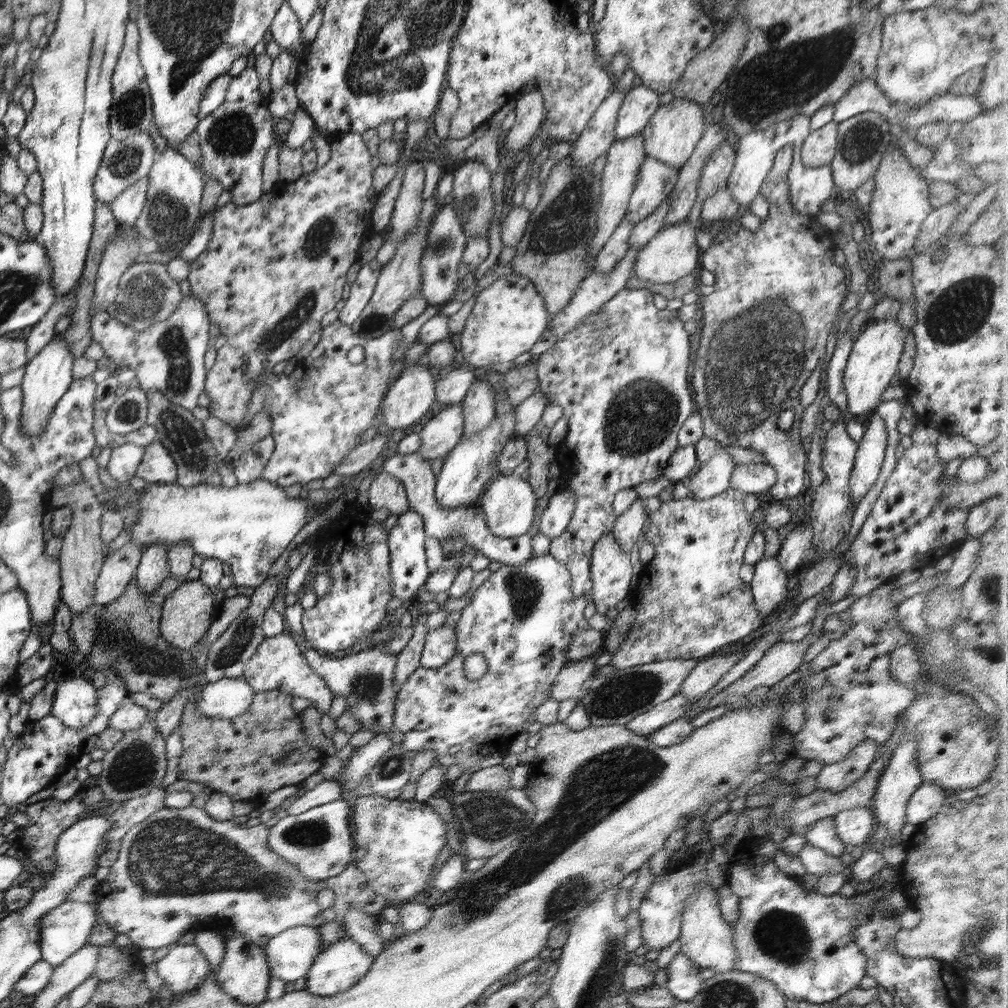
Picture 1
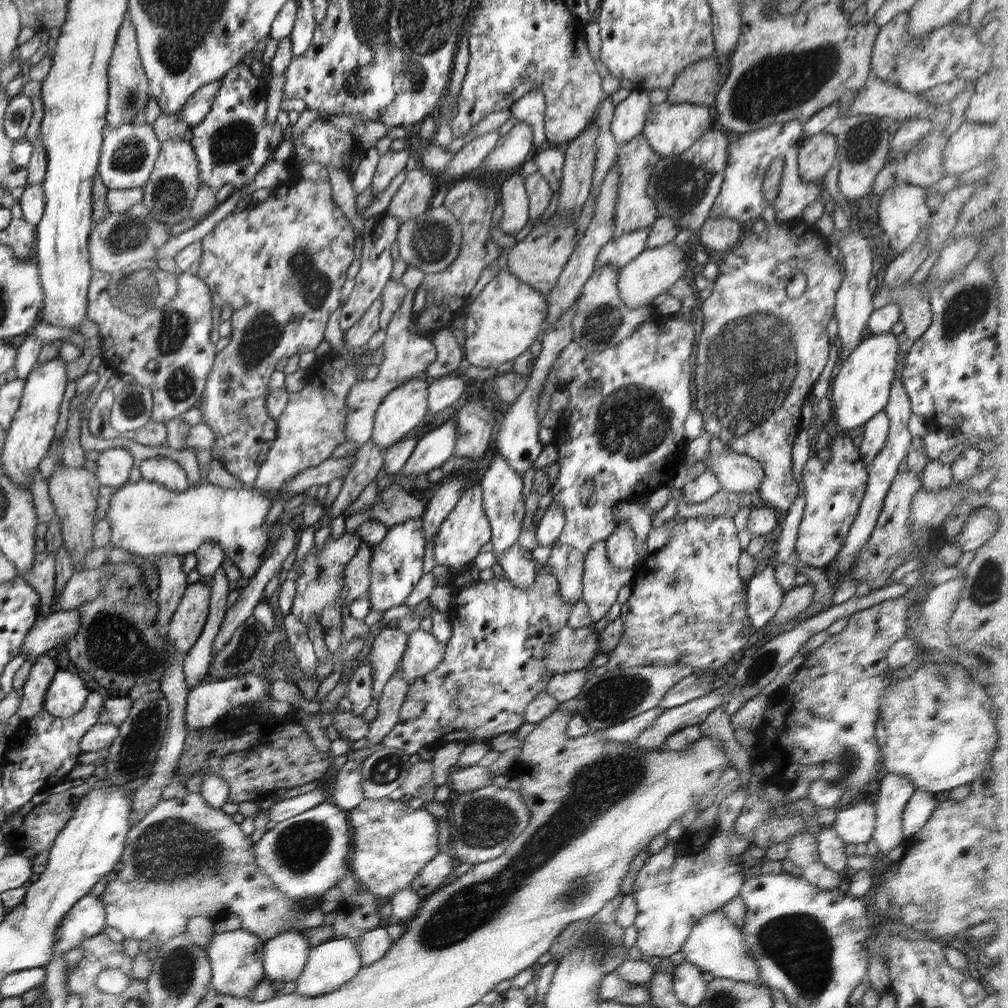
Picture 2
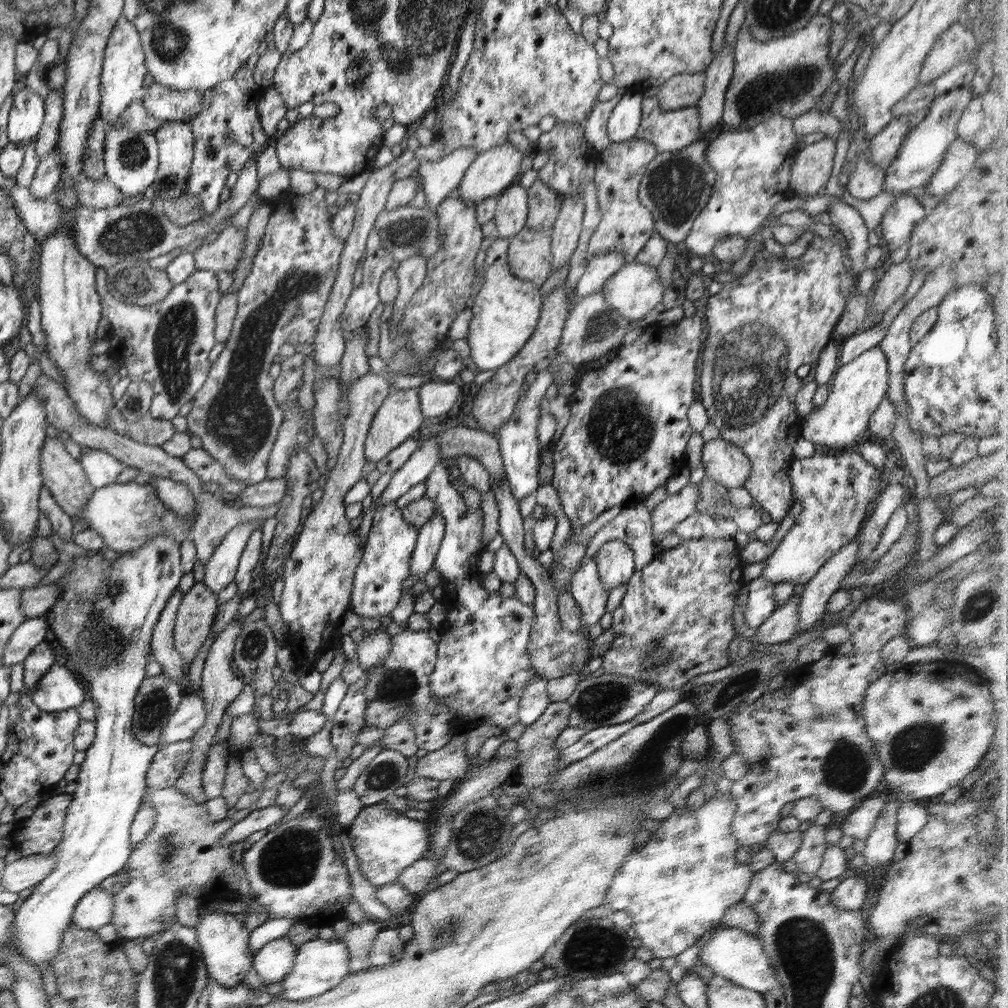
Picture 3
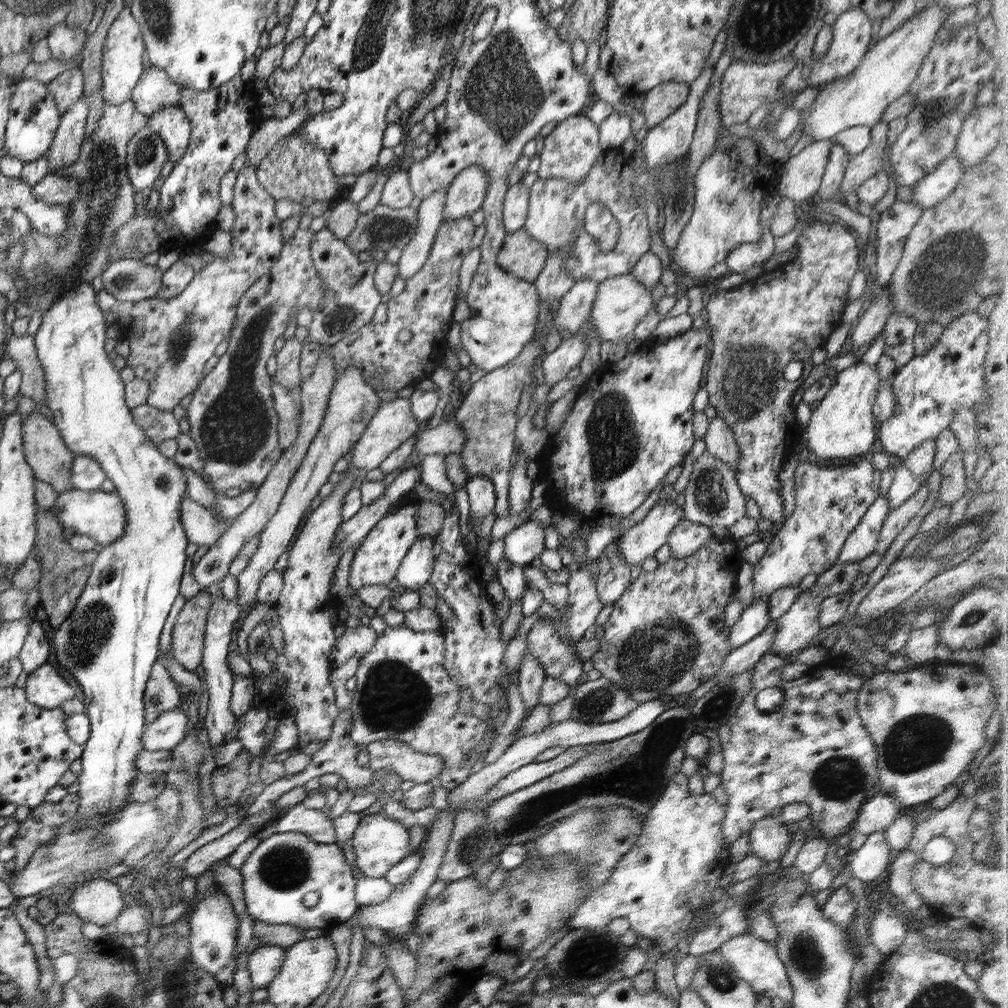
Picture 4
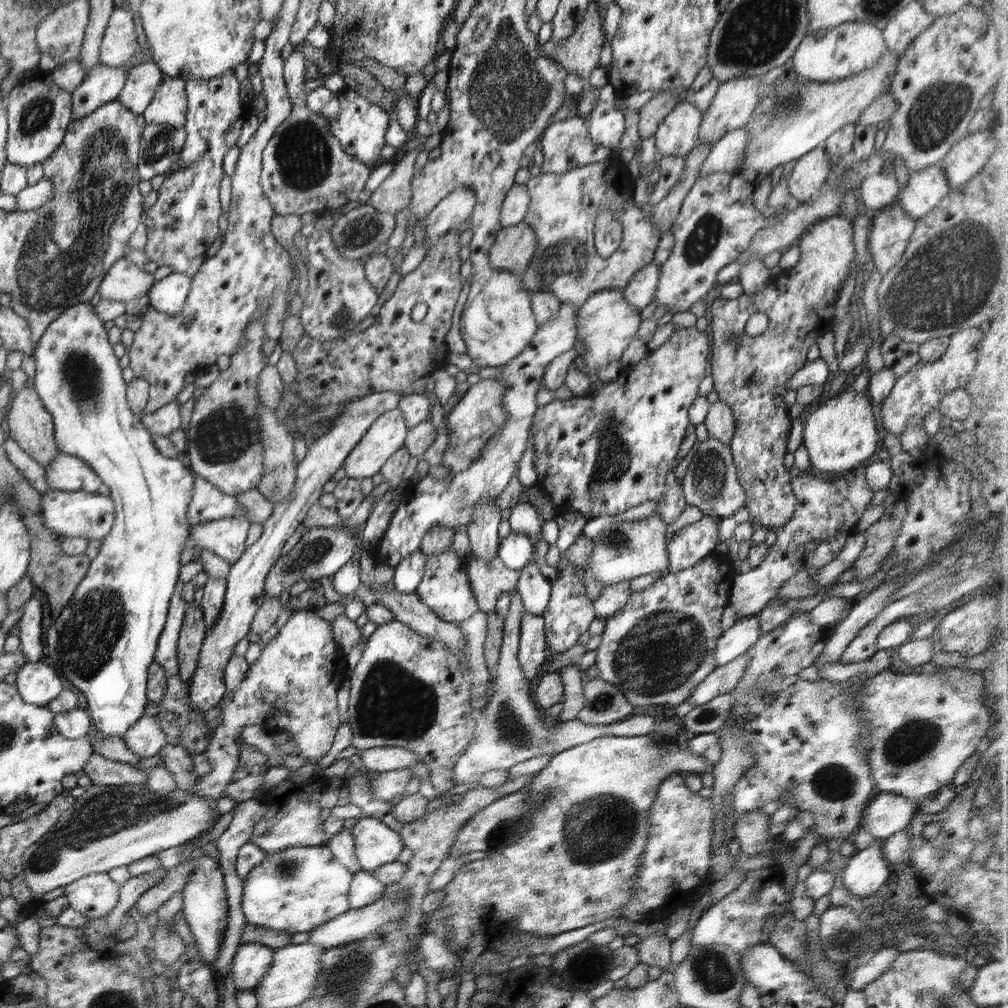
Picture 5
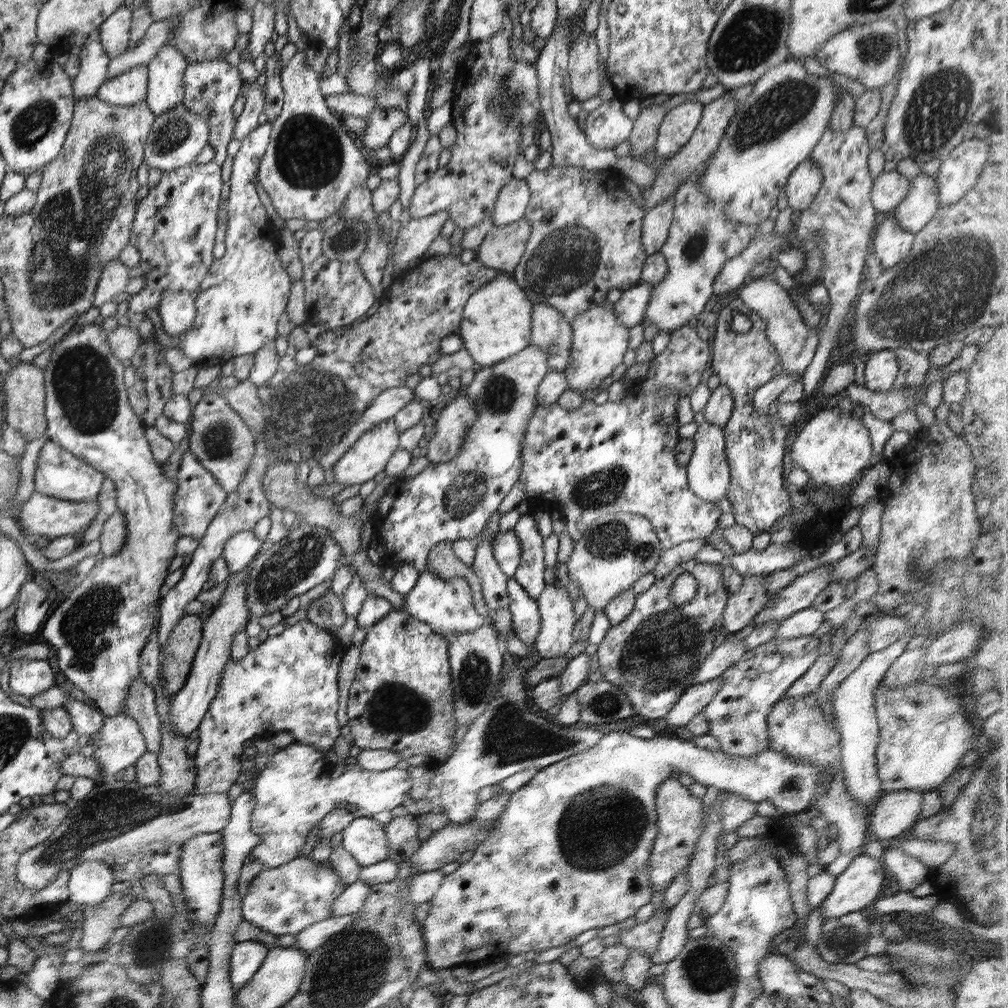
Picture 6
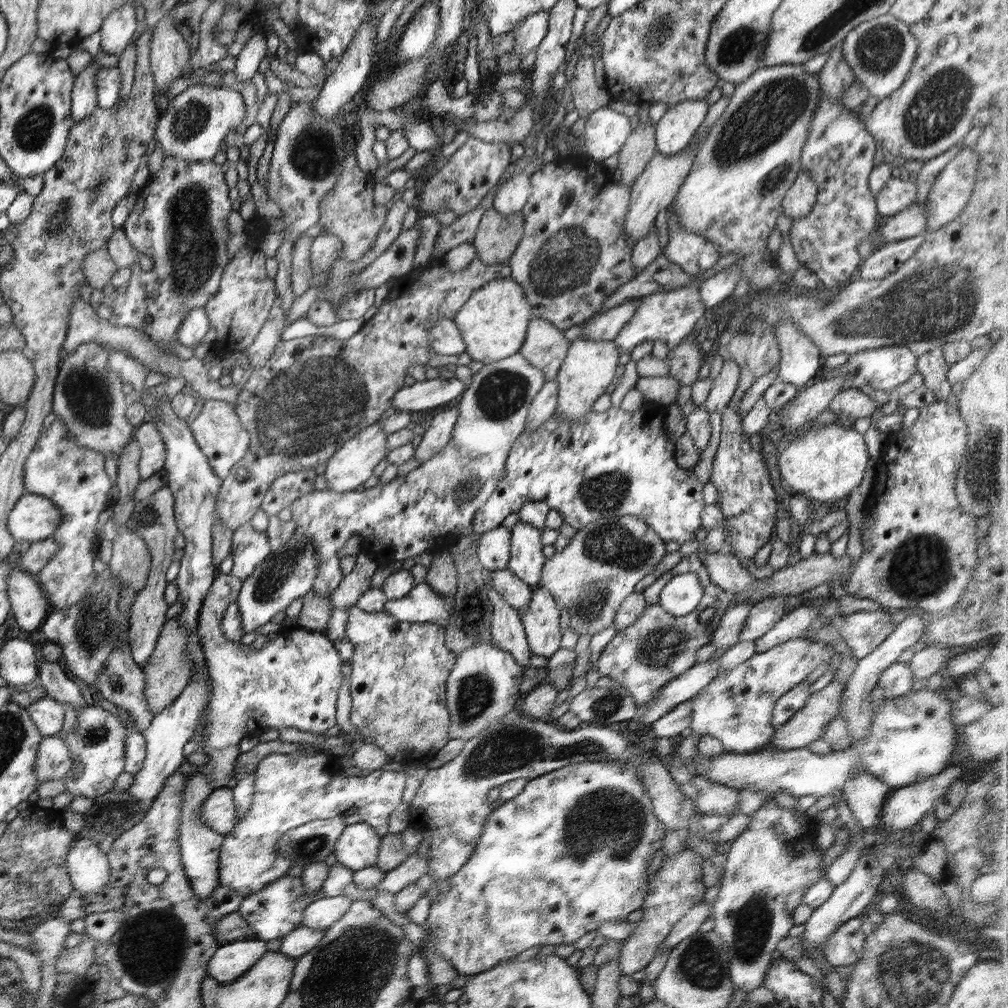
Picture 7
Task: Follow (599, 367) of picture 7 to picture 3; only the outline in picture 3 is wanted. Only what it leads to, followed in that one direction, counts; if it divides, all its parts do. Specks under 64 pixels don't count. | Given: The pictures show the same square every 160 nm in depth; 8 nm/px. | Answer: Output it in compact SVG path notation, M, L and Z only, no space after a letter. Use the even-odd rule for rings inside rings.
M634 260L622 265L622 268L615 272L601 290L606 298L606 304L622 318L640 320L663 302L664 285L658 278L656 267L639 263Z

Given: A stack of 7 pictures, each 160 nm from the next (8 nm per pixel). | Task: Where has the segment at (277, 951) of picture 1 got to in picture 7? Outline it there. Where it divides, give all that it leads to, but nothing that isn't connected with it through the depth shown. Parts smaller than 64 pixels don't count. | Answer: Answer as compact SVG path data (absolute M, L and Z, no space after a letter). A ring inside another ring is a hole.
M240 940L218 947L207 964L207 974L220 984L232 984L268 952L267 942Z

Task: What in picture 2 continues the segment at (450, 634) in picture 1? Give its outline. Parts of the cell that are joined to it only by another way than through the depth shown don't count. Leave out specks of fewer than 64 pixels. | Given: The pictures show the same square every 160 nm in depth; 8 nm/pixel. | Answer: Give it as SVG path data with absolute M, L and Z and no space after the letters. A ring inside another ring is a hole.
M415 630L408 635L407 649L398 671L410 684L427 672L432 672L442 662L444 655L445 644L442 644L434 633Z

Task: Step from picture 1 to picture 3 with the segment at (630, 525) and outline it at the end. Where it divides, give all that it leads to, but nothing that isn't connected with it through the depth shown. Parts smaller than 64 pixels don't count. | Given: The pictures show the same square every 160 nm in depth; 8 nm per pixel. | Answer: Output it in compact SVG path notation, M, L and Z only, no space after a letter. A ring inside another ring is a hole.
M621 540L605 542L593 558L599 570L600 582L609 591L626 585L637 572L633 550Z

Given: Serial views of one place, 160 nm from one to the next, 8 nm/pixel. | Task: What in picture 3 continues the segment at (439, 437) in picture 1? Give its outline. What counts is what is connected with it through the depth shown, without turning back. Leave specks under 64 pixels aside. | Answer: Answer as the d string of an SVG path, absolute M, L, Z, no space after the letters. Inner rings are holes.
M430 438L410 456L402 468L392 475L388 486L378 499L378 507L396 502L412 486L426 481L439 462L441 462L441 458L438 440Z

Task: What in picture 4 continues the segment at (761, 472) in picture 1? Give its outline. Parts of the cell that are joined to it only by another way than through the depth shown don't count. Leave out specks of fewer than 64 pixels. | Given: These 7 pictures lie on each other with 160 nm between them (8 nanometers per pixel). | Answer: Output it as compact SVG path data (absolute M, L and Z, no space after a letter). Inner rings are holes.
M716 416L709 422L703 440L706 443L706 453L727 464L730 470L737 470L740 459L738 444L735 442L734 433L721 416Z

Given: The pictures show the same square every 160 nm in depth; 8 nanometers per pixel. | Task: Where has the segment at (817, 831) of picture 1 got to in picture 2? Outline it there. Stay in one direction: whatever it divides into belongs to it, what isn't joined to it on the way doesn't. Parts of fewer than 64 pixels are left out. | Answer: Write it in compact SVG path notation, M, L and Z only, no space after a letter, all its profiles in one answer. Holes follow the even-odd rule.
M822 828L818 832L815 841L817 843L817 850L819 856L819 863L825 865L832 872L838 874L848 874L846 854L847 845L838 837L834 828Z

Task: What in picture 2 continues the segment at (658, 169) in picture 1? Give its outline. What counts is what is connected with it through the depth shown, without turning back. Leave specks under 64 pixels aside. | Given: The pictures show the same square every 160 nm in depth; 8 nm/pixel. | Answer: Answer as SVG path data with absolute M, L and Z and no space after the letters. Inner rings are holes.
M640 134L620 146L617 159L612 167L618 167L620 171L620 184L618 198L615 208L615 229L614 237L622 236L627 232L634 232L643 228L650 228L657 219L657 208L654 200L646 192L648 181L652 176L652 171L661 156L650 148L647 138Z

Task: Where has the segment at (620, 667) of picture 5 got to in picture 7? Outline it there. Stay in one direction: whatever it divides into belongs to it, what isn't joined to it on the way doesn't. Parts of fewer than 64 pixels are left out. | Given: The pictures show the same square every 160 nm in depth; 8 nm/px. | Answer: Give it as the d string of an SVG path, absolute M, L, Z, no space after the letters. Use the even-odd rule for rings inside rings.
M696 553L690 557L682 556L676 566L644 590L643 598L645 598L646 606L644 606L642 614L630 626L620 629L612 635L611 641L606 648L602 649L597 661L601 676L608 676L614 684L625 688L637 706L647 706L653 702L659 690L666 683L696 664L698 650L711 642L712 632L716 630L728 605L733 602L733 596L724 593L722 588L710 581L702 557ZM686 573L698 575L703 587L703 597L690 614L674 616L662 608L659 601L660 592L673 576ZM706 608L714 608L716 612L710 621L701 622L700 612Z

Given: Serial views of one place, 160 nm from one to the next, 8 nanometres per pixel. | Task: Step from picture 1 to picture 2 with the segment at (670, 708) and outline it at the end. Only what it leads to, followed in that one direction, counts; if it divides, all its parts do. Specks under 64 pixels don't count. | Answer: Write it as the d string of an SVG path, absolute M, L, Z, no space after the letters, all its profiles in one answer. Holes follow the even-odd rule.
M656 707L646 712L637 714L632 718L626 719L620 724L611 726L600 730L601 735L609 741L618 741L625 743L632 743L644 732L646 729L650 728L656 722L657 718L663 714L665 708Z

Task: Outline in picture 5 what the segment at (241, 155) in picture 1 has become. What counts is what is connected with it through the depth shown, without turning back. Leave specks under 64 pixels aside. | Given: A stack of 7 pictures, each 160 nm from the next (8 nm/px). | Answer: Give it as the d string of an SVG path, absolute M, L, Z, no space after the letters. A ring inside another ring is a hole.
M231 69L222 76L215 76L210 80L190 79L185 82L187 102L187 122L185 122L185 146L181 150L181 161L186 164L184 169L167 173L163 184L159 188L156 203L146 211L143 218L147 226L147 243L144 252L149 260L158 266L169 266L170 272L179 272L192 278L200 265L208 258L206 251L218 236L218 220L221 207L219 201L220 180L224 176L222 161L226 152L237 143L242 125L252 115L249 104L242 104L240 98L240 80Z

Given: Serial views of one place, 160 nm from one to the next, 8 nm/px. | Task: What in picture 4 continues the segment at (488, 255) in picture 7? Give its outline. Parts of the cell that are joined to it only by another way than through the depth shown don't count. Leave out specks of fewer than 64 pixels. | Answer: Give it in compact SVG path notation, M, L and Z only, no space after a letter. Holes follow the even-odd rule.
M524 228L507 233L498 251L497 263L502 270L521 281L533 283L546 264L548 247L534 240Z

